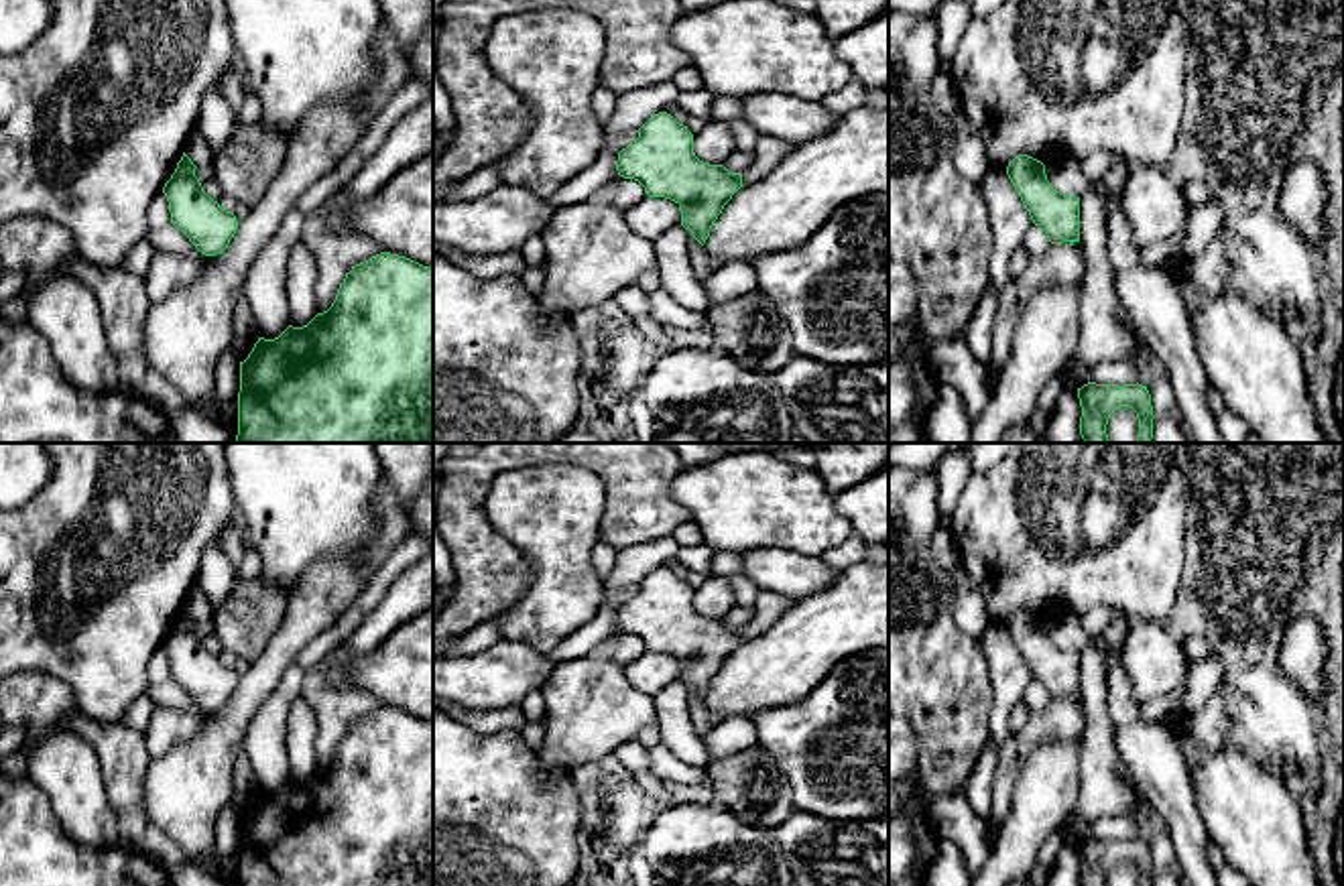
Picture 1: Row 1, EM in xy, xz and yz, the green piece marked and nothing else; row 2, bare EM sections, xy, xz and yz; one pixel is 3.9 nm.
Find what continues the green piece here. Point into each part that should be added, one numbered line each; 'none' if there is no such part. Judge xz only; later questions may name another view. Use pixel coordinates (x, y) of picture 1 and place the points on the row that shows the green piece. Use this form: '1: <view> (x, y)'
1: xz (698, 257)

